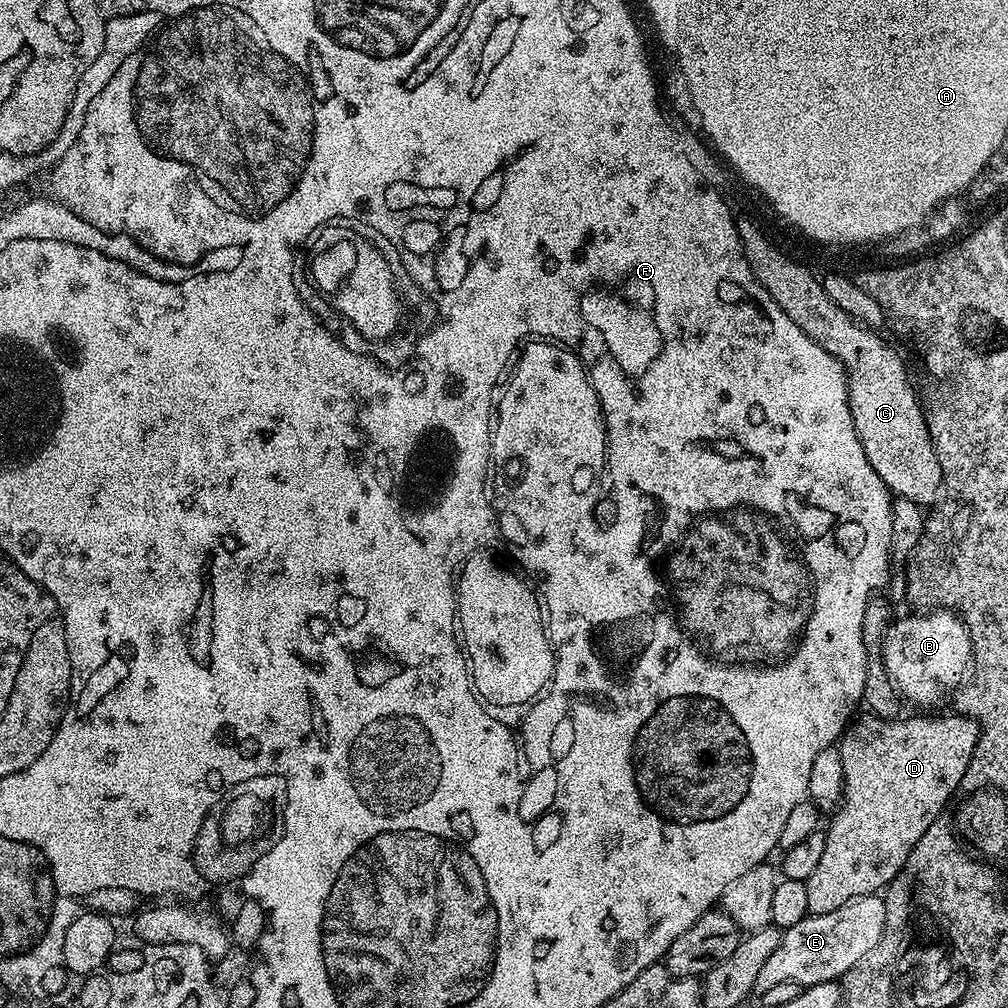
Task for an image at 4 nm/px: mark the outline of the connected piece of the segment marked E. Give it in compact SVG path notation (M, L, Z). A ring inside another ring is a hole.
M880 894L851 900L846 906L838 906L838 910L830 910L830 914L810 914L802 918L802 922L781 931L778 950L766 958L766 966L762 966L758 974L755 991L762 993L771 990L781 982L807 986L827 980L839 981L846 970L850 970L850 966L866 958L866 954L878 946L885 922L886 906Z

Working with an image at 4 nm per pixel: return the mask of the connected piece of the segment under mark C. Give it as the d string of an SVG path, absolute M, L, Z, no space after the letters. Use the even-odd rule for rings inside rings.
M818 290L818 306L808 306L808 310L790 310L792 316L790 322L802 330L822 350L829 352L844 367L844 373L848 376L848 405L850 414L854 418L854 430L858 434L858 442L862 442L862 450L866 450L866 462L874 466L874 474L882 478L893 497L909 499L921 506L928 506L941 495L944 479L942 478L942 466L936 457L936 451L930 438L928 421L922 400L916 397L912 384L908 381L908 368L904 360L883 340L879 331L873 330L863 324L859 324L846 310L834 306L830 302L830 294L826 290Z

